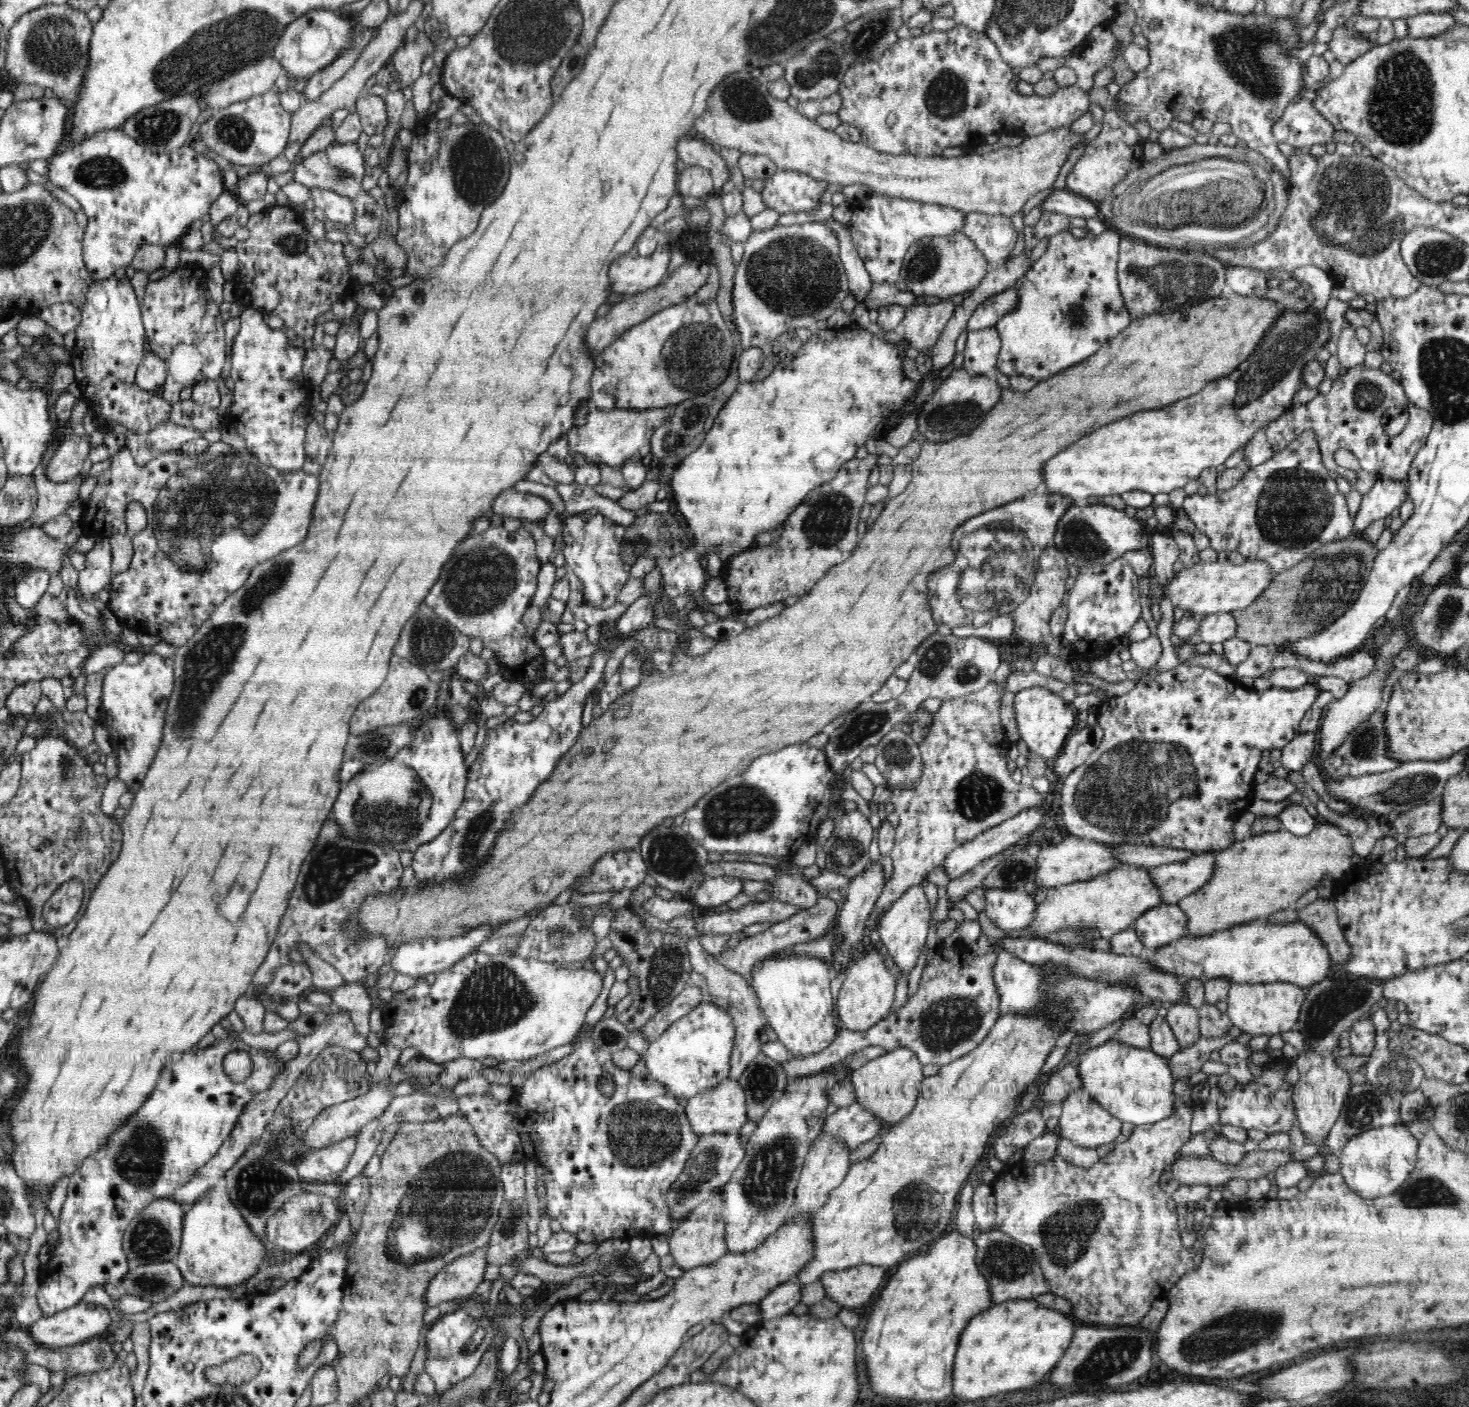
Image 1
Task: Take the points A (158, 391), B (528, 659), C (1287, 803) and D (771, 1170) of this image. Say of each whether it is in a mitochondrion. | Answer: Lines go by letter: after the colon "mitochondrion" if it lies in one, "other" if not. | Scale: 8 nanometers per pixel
A: other
B: other
C: other
D: mitochondrion

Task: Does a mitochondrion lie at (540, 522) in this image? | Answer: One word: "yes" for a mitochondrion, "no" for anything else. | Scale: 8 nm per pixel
no

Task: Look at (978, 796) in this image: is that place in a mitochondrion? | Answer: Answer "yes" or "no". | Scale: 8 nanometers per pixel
yes

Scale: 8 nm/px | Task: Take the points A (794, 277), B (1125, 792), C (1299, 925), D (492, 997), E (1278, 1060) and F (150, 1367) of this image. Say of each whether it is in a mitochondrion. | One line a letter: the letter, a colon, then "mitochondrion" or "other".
A: mitochondrion
B: mitochondrion
C: other
D: mitochondrion
E: other
F: other

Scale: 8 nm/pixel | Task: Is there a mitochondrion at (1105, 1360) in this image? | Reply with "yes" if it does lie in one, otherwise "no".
yes

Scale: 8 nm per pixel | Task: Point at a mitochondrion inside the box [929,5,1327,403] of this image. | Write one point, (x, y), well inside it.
(1247, 52)

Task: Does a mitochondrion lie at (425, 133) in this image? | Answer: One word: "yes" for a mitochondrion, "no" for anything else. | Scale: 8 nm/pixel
no

